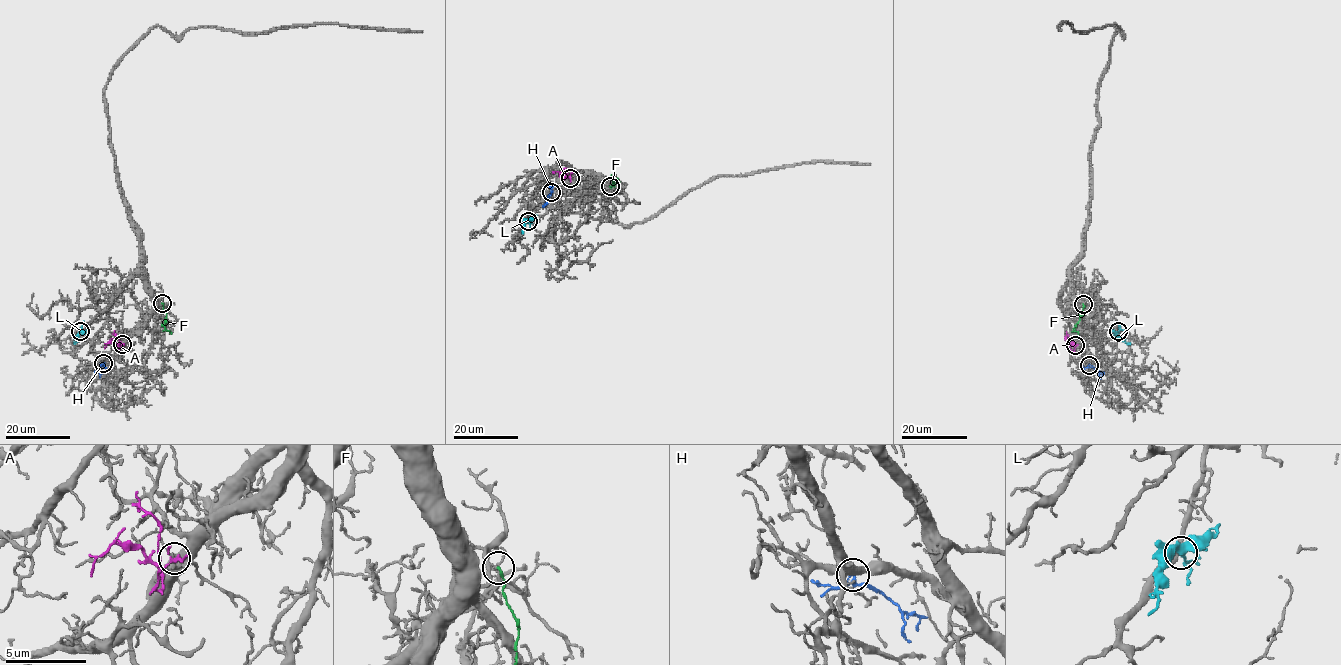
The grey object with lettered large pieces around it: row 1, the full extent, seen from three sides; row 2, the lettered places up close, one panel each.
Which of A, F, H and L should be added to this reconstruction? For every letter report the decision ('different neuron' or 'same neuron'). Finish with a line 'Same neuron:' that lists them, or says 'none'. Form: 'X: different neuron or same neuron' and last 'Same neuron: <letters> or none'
A: different neuron
F: different neuron
H: same neuron
L: different neuron
Same neuron: H

